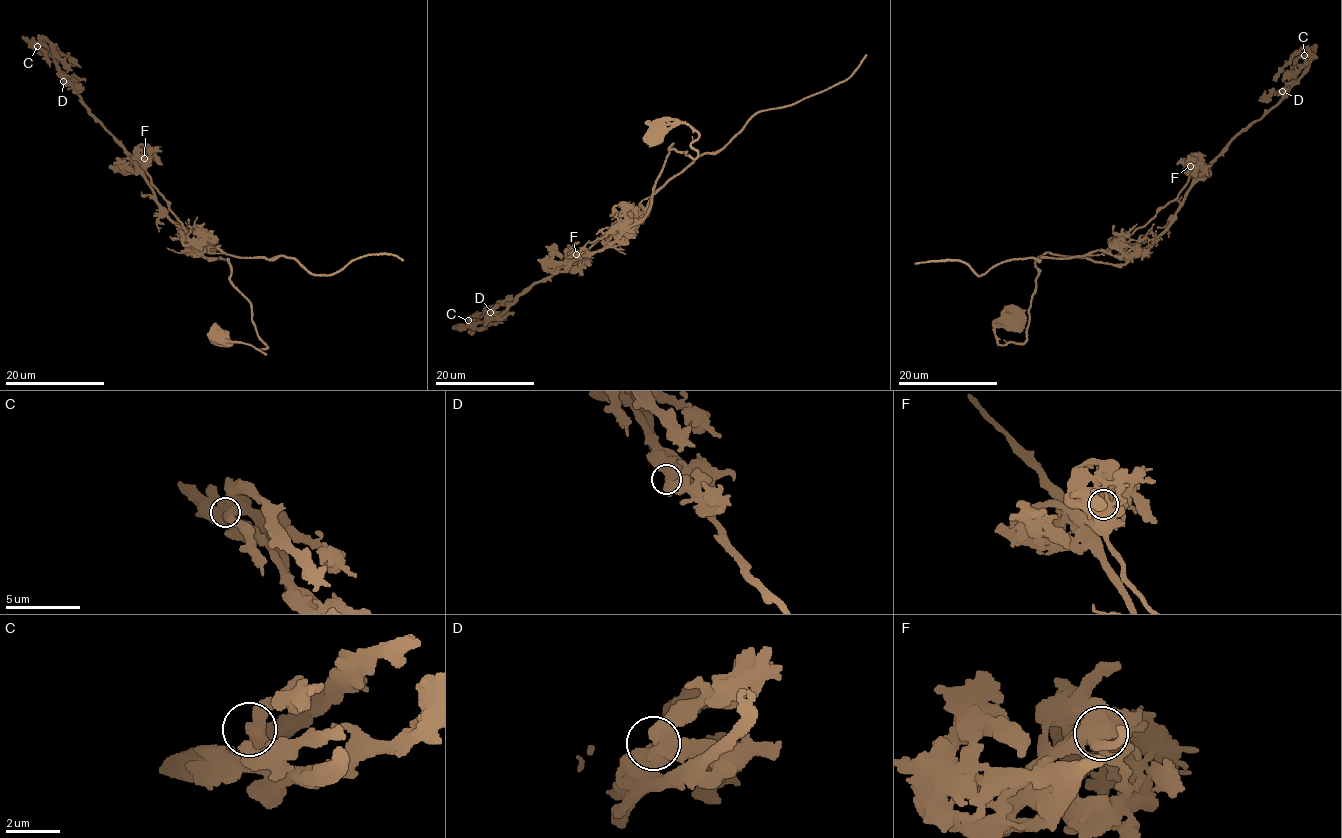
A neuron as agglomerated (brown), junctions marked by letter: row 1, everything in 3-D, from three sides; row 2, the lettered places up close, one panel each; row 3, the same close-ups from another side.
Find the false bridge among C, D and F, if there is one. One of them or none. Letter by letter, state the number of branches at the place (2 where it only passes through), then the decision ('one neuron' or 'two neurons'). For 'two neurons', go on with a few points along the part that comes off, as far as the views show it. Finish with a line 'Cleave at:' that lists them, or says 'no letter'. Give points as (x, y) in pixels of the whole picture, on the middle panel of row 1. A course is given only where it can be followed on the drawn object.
C: 2 | one neuron
D: 3 | one neuron
F: 2 | two neurons | (576, 255), (614, 222), (640, 218), (651, 196), (697, 158), (716, 154), (762, 111), (843, 82), (867, 54)
Cleave at: F

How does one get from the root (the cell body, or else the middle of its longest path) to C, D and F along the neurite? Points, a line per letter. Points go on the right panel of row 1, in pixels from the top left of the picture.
C: (1010, 320), (995, 337), (1022, 344), (1047, 252), (1137, 257), (1193, 181), (1280, 99), (1304, 55)
D: (1010, 320), (995, 337), (1022, 344), (1036, 259), (1047, 252), (1112, 264), (1137, 257), (1193, 181), (1282, 91)
F: (1010, 320), (995, 337), (1022, 344), (1036, 259), (1047, 252), (1124, 263), (1130, 236), (1176, 196), (1190, 165)

